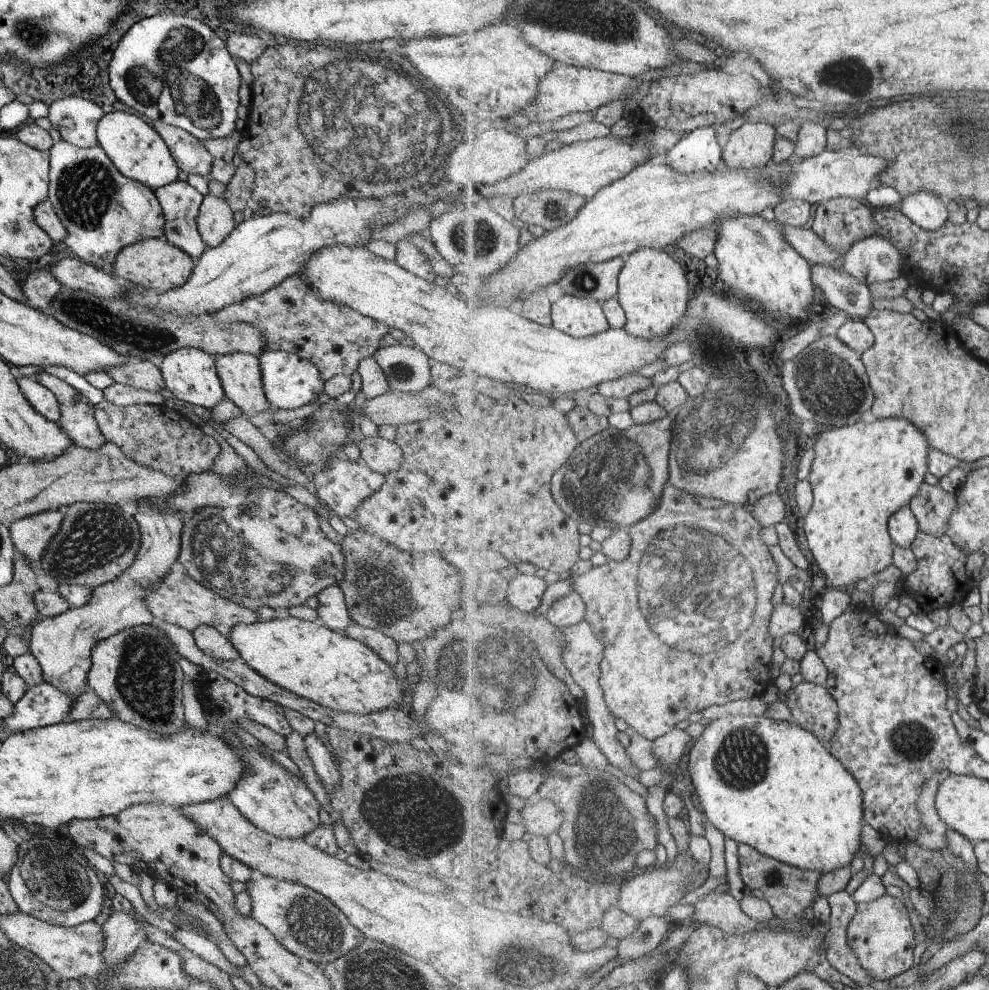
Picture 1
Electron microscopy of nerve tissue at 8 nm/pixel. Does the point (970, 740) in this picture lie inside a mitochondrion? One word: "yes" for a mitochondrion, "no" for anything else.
no

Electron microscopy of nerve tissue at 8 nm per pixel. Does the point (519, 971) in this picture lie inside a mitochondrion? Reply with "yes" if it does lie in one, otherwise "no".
yes

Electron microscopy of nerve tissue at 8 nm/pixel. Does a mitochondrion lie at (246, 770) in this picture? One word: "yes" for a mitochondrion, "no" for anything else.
no

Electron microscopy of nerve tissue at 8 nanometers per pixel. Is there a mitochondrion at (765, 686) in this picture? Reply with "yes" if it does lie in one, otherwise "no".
no

